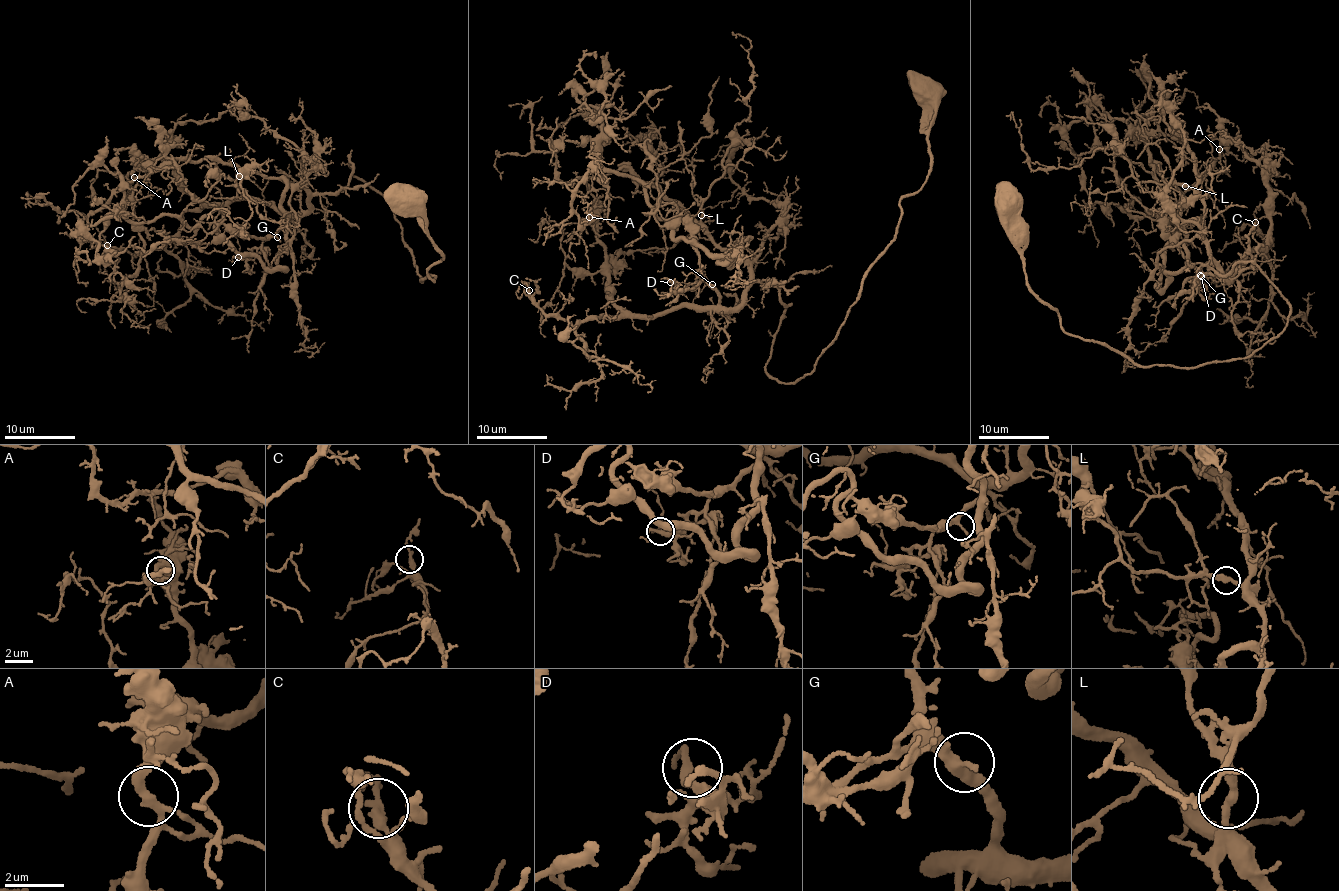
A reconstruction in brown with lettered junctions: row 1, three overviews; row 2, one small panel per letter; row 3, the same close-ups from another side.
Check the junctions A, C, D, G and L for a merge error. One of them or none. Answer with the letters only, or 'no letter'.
L

